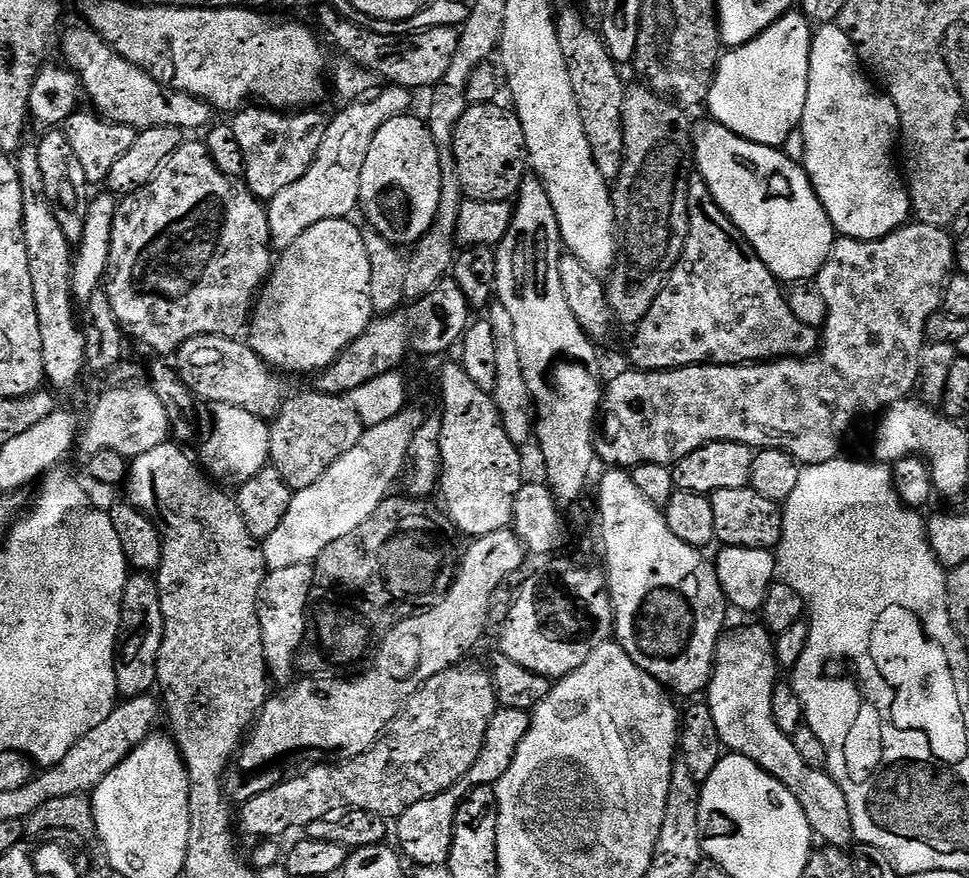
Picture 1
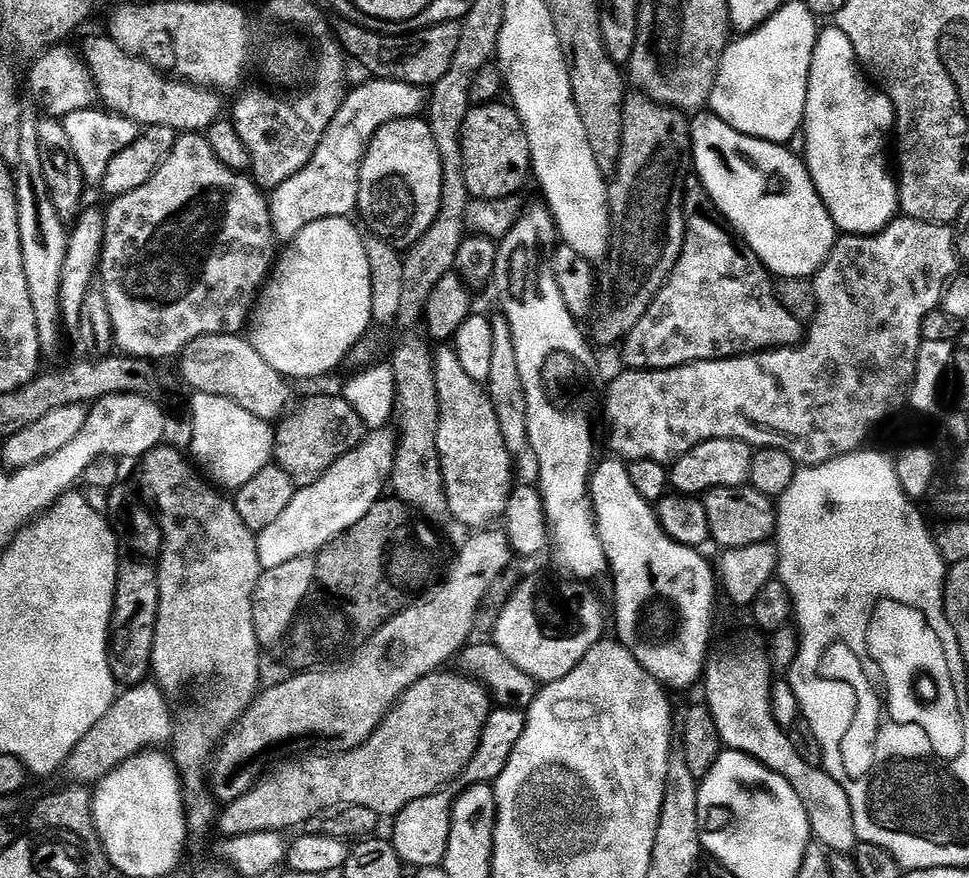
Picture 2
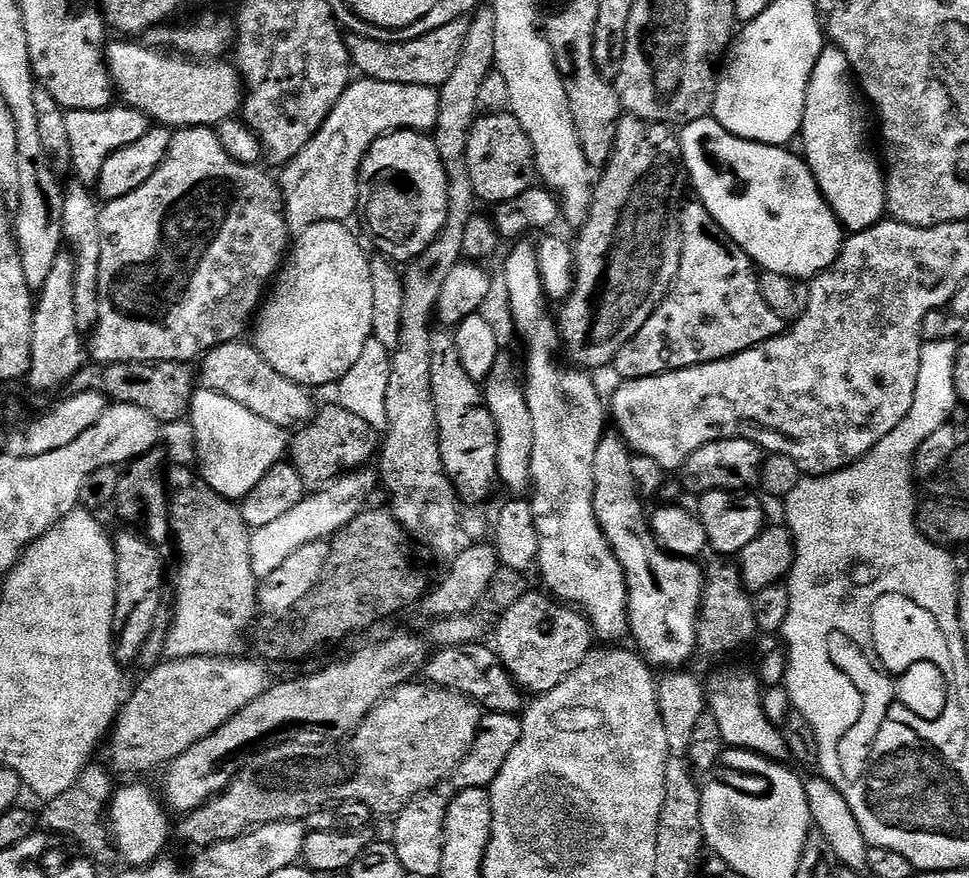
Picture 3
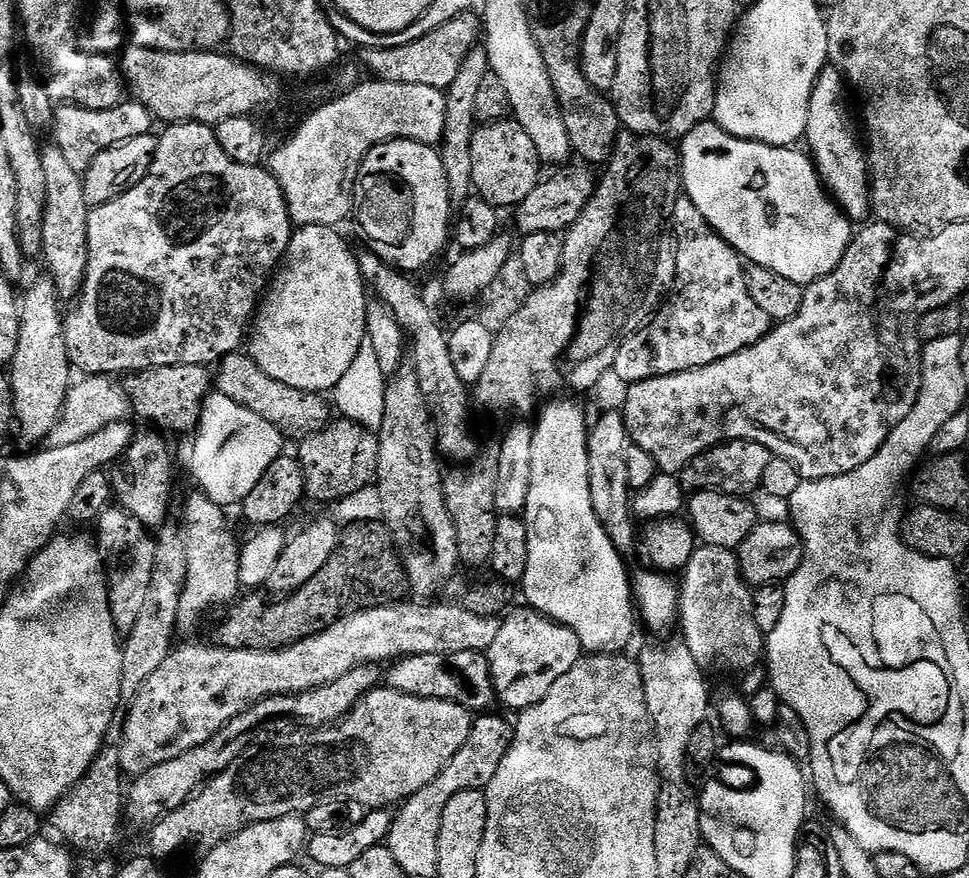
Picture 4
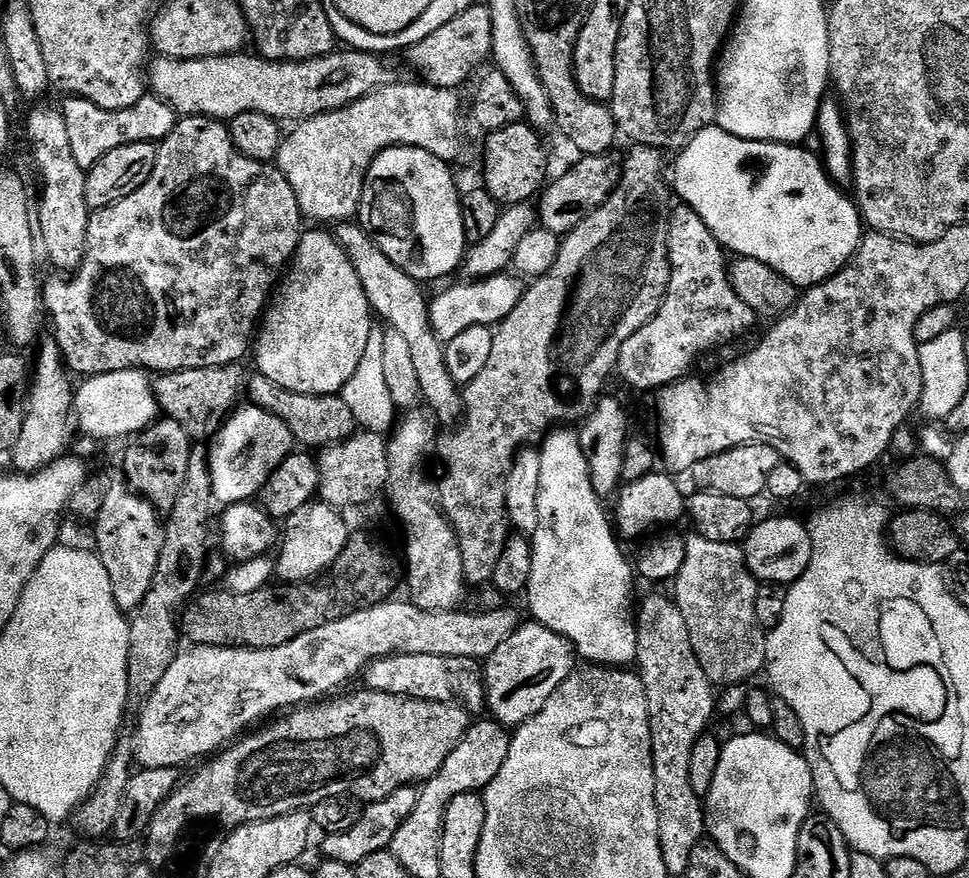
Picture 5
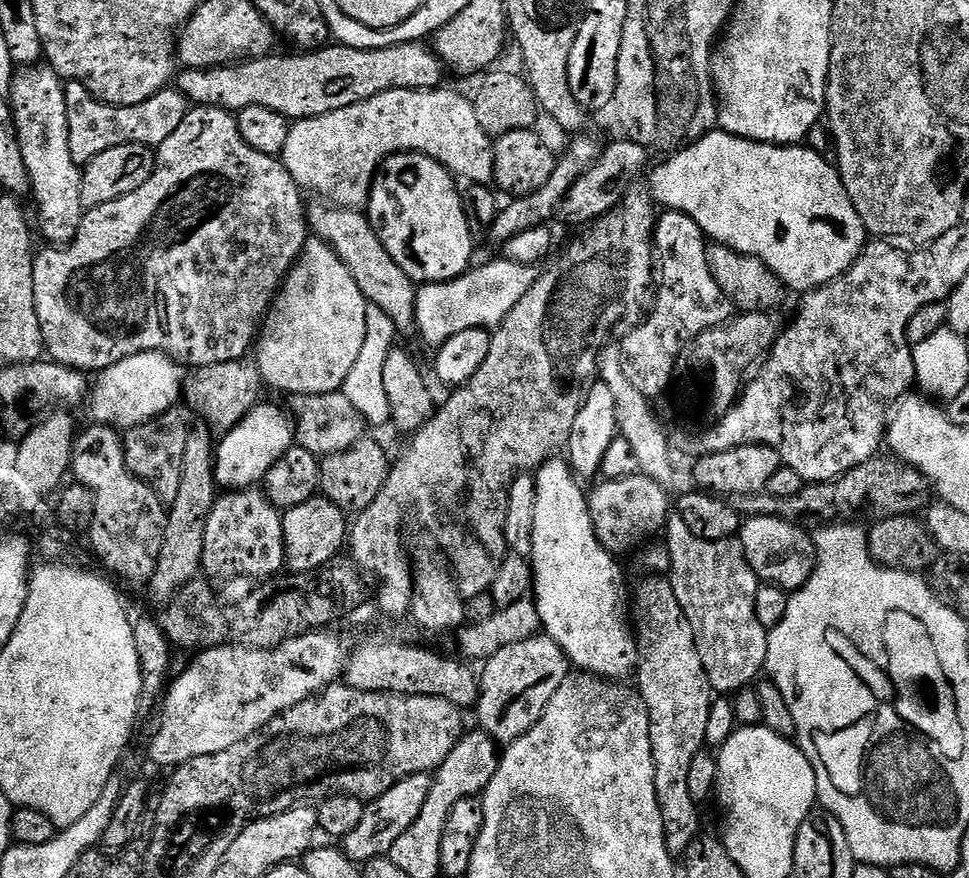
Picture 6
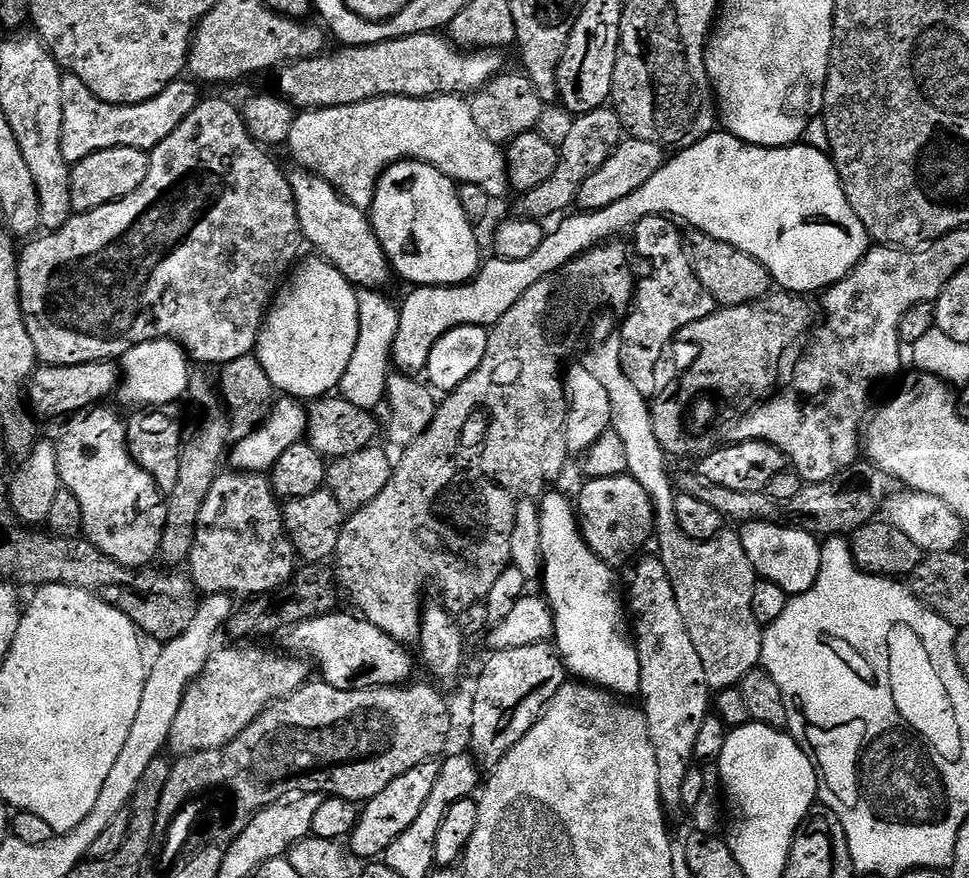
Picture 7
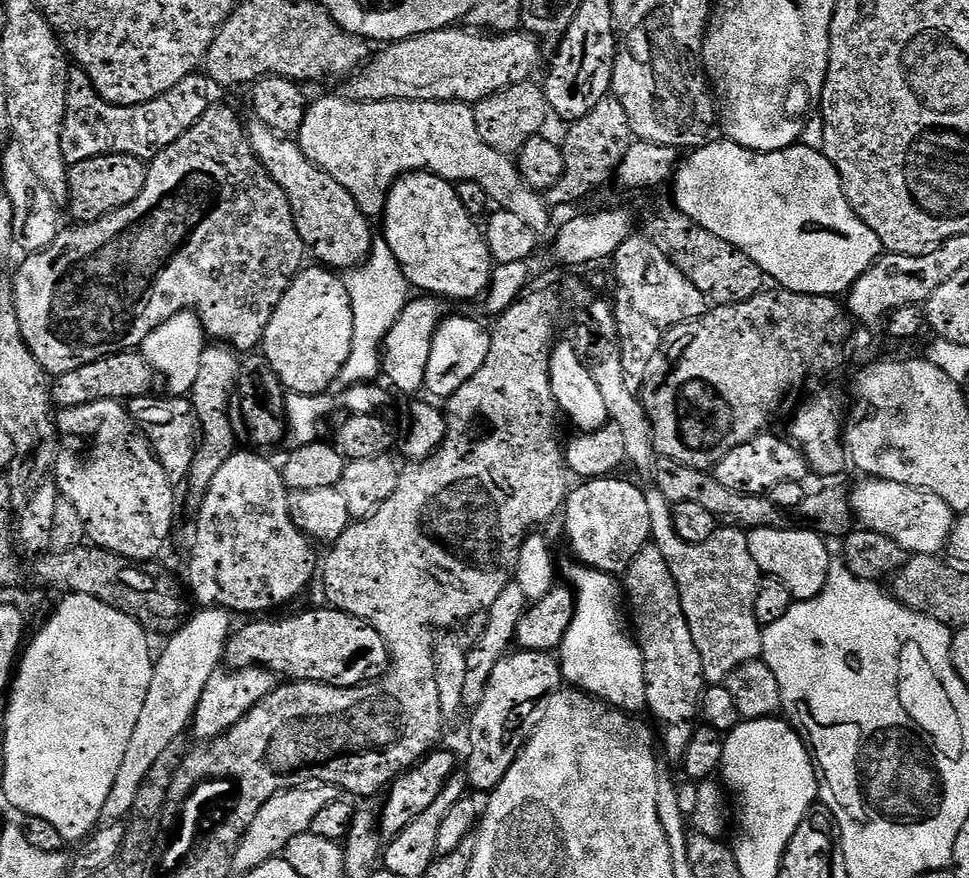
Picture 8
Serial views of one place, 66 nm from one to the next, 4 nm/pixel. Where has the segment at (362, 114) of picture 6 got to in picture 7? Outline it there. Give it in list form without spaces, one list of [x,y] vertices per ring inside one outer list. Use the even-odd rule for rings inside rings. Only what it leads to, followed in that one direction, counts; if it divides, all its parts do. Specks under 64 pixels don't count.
[[[383,96],[350,106],[304,110],[296,117],[294,130],[290,130],[286,148],[287,151],[292,151],[295,163],[305,172],[313,172],[315,176],[330,182],[330,186],[337,188],[350,203],[365,210],[371,209],[376,187],[384,171],[392,164],[397,164],[399,160],[425,160],[427,164],[442,170],[442,174],[456,181],[457,185],[482,186],[486,194],[493,198],[499,198],[510,192],[505,149],[490,142],[490,138],[486,138],[486,134],[478,130],[478,122],[474,122],[471,103],[459,96],[431,96],[428,100]]]

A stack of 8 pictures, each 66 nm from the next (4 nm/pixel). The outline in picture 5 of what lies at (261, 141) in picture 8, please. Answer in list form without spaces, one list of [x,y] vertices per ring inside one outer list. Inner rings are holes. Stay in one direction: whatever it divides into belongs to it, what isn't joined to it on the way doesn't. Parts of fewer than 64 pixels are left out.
[[[340,222],[335,225],[334,235],[336,240],[346,250],[354,270],[358,270],[358,282],[362,282],[362,290],[366,290],[368,307],[377,317],[380,316],[387,327],[398,330],[402,338],[408,343],[411,351],[415,370],[418,374],[418,386],[423,403],[429,404],[442,419],[448,420],[452,415],[459,413],[462,408],[462,392],[450,378],[450,370],[446,370],[446,354],[444,344],[434,334],[430,326],[430,314],[428,306],[429,297],[424,297],[421,281],[410,278],[386,254],[382,254],[380,247],[371,232],[367,232],[359,223]]]

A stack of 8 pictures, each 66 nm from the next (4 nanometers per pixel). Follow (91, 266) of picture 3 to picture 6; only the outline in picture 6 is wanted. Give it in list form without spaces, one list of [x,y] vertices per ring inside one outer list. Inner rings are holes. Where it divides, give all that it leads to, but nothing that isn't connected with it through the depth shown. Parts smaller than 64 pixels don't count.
[[[41,62],[24,66],[12,79],[12,93],[7,100],[12,108],[18,146],[29,172],[31,199],[36,199],[40,232],[52,246],[69,244],[78,234],[86,209],[82,206],[81,165],[70,158],[70,121],[66,118],[65,81],[53,68]]]

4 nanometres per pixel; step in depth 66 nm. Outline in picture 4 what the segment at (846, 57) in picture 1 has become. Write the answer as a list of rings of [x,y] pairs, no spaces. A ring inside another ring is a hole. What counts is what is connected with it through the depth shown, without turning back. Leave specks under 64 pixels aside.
[[[835,66],[825,67],[810,98],[806,144],[812,147],[810,152],[814,157],[816,170],[840,211],[853,222],[864,222],[872,212],[870,165],[861,137],[859,140],[852,133],[852,120],[848,117],[847,106],[844,105],[844,88],[846,89],[846,84],[840,69]]]

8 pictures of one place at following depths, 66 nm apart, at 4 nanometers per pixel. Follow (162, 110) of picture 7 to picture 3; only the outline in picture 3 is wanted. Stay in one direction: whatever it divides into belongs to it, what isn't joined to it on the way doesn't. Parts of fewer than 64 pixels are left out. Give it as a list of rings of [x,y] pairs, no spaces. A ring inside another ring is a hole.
[[[127,106],[65,111],[64,117],[72,159],[70,170],[72,174],[76,174],[75,179],[85,186],[95,185],[99,181],[102,166],[106,158],[110,158],[110,154],[122,150],[122,146],[130,146],[130,142],[138,142],[138,138],[142,138],[142,134],[146,134],[150,127],[148,117]]]

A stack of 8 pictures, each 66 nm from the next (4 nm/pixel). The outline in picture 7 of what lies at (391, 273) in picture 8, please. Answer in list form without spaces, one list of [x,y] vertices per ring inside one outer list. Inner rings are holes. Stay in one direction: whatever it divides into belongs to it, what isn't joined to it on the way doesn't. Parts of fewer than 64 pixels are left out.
[[[364,290],[359,293],[360,305],[358,318],[360,319],[360,333],[358,346],[354,346],[354,358],[350,358],[350,366],[346,366],[346,374],[342,374],[342,382],[338,389],[343,399],[354,402],[354,406],[376,410],[383,405],[388,391],[388,377],[394,368],[392,347],[394,338],[398,334],[400,321],[399,307],[384,297],[380,290]]]

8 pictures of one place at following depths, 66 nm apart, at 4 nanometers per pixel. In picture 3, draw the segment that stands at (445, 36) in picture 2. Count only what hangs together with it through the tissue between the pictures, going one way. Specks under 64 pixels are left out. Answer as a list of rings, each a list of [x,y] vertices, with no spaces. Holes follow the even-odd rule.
[[[468,20],[446,22],[446,26],[438,26],[438,30],[430,30],[430,34],[422,34],[422,38],[405,38],[405,40],[379,40],[379,38],[362,38],[345,35],[344,41],[352,59],[352,67],[361,77],[378,82],[394,82],[406,86],[426,86],[439,90],[454,74],[454,66],[458,66],[458,58],[462,54],[462,46],[466,46]]]

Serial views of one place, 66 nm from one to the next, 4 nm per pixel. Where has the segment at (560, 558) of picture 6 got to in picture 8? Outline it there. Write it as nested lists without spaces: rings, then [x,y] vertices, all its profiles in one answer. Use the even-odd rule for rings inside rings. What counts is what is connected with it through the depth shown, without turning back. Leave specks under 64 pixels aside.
[[[572,562],[568,569],[563,569],[567,583],[570,585],[575,598],[576,609],[574,618],[566,630],[564,640],[558,649],[558,663],[563,679],[573,688],[595,696],[605,704],[619,708],[629,714],[639,713],[639,708],[646,705],[646,678],[644,677],[644,659],[640,653],[640,645],[630,635],[626,620],[620,617],[620,596],[622,600],[622,584],[613,573],[599,572],[596,568],[588,568],[579,562]]]

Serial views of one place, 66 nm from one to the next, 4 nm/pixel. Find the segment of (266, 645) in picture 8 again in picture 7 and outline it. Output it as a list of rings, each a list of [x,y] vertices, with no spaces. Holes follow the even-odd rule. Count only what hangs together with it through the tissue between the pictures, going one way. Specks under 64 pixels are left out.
[[[343,610],[297,624],[287,633],[289,653],[300,658],[313,656],[320,667],[323,683],[338,690],[395,688],[413,679],[416,664],[405,645],[359,615],[347,616]]]

